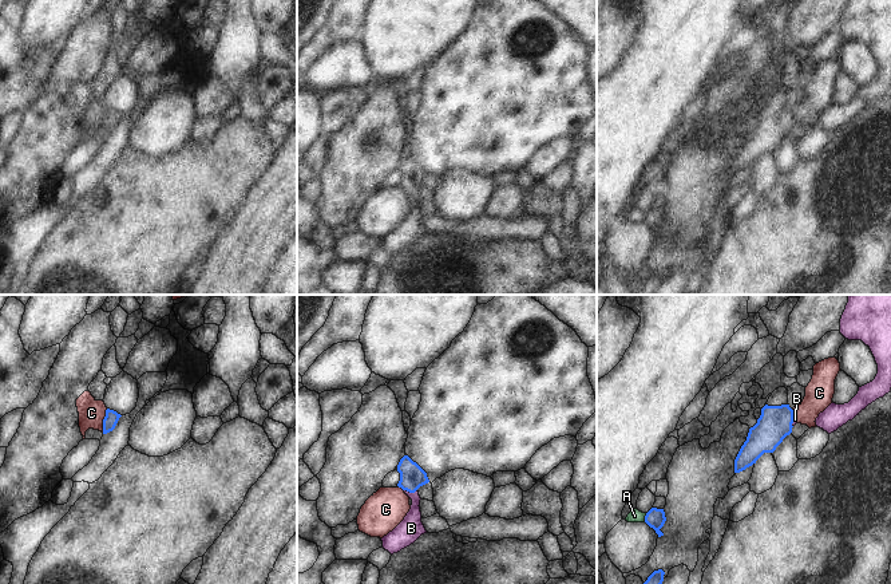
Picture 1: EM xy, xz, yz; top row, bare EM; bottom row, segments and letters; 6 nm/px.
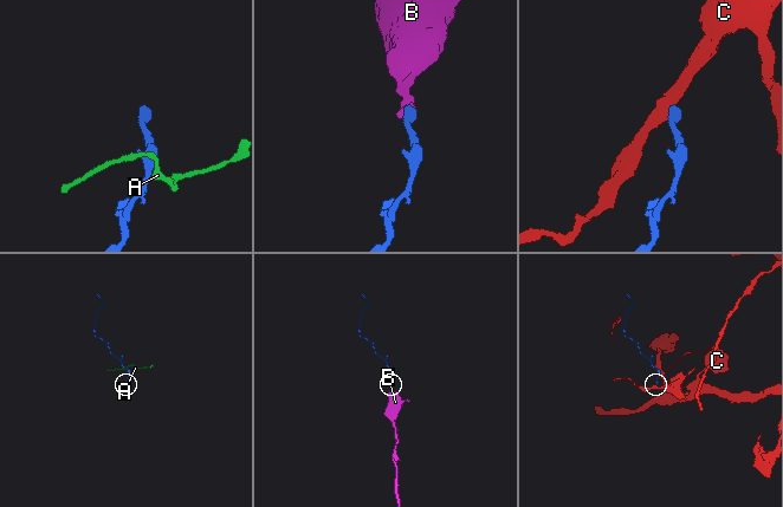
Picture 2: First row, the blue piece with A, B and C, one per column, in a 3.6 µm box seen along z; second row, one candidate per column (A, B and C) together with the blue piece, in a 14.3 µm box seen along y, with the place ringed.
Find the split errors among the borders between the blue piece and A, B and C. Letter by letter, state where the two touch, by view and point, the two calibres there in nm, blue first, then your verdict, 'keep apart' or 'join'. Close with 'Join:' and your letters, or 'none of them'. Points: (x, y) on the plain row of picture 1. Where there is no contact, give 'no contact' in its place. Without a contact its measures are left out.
A: contact yz (645, 217); calibres 120 and 80 nm; keep apart
B: contact xz (411, 192); calibres 150 and 150 nm; join
C: contact xy (103, 121); calibres 90 and 160 nm; keep apart
Join: B

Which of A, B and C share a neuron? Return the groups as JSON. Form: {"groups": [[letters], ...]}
{"groups": [["A"], ["B"], ["C"]]}

